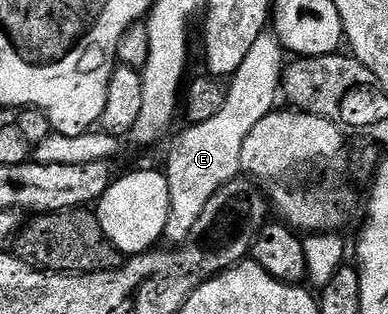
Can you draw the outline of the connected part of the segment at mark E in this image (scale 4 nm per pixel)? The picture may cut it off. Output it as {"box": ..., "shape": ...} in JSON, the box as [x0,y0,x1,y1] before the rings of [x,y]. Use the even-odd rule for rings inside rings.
{"box":[163,31,286,246],"shape":[[[272,31],[261,33],[259,39],[255,39],[251,51],[247,51],[247,59],[243,59],[239,71],[228,82],[222,109],[207,122],[190,124],[174,139],[169,149],[169,158],[163,164],[169,188],[169,214],[163,238],[166,246],[183,244],[187,235],[191,235],[191,227],[195,227],[199,215],[203,215],[203,207],[211,203],[211,199],[228,181],[238,180],[243,139],[251,135],[259,119],[274,112],[276,105],[273,104],[277,97],[279,101],[281,75],[286,61],[286,54],[276,35]]]}

